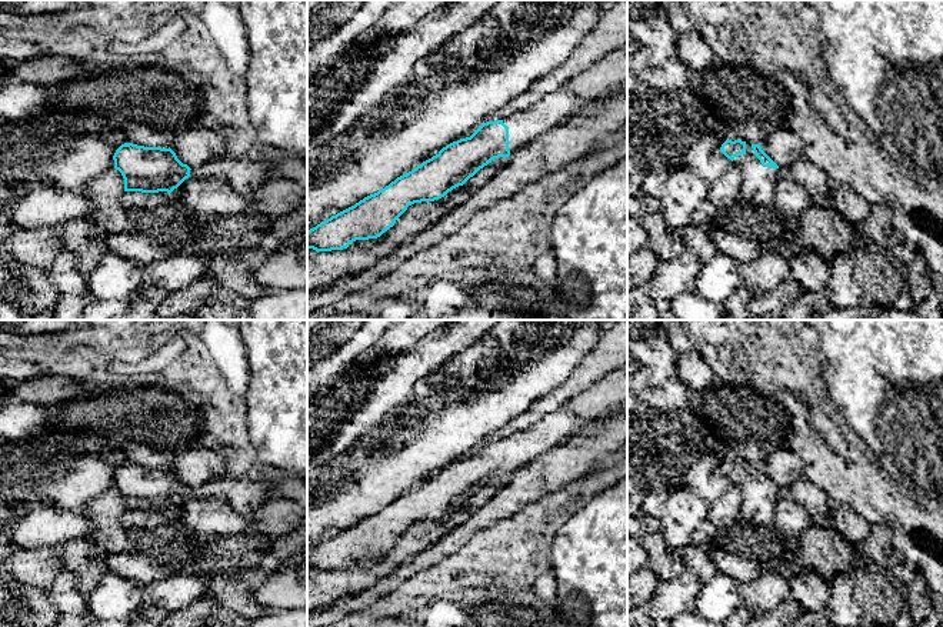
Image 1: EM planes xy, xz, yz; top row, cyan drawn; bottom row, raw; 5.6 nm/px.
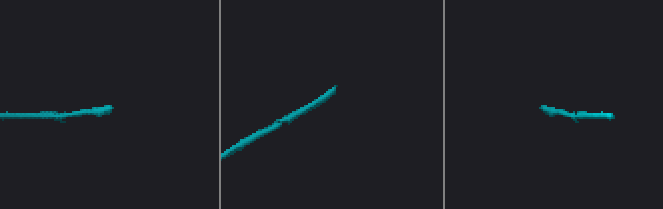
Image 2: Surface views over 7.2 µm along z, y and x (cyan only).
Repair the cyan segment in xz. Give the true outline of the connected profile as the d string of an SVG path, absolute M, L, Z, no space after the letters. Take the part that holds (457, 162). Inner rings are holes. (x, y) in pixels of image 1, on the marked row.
M627 41L623 43L622 47L597 59L590 67L569 79L556 91L543 96L527 109L516 110L503 120L482 123L470 137L447 144L436 156L423 161L411 171L397 177L384 189L307 230L307 249L313 249L317 253L343 250L356 240L380 237L394 226L396 220L409 206L444 197L453 189L463 186L494 159L509 157L542 134L567 123L570 119L583 113L587 104L603 99L626 81Z

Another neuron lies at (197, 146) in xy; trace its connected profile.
M203 127L183 131L174 139L170 149L190 169L196 169L216 157L227 154L227 144L223 136Z

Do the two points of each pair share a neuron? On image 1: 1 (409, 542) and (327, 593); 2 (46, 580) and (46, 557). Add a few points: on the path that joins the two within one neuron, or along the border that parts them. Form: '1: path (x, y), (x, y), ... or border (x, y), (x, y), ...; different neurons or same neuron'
1: path (389, 560), (380, 567), (347, 582); same neuron
2: path (46, 574), (46, 563); same neuron

